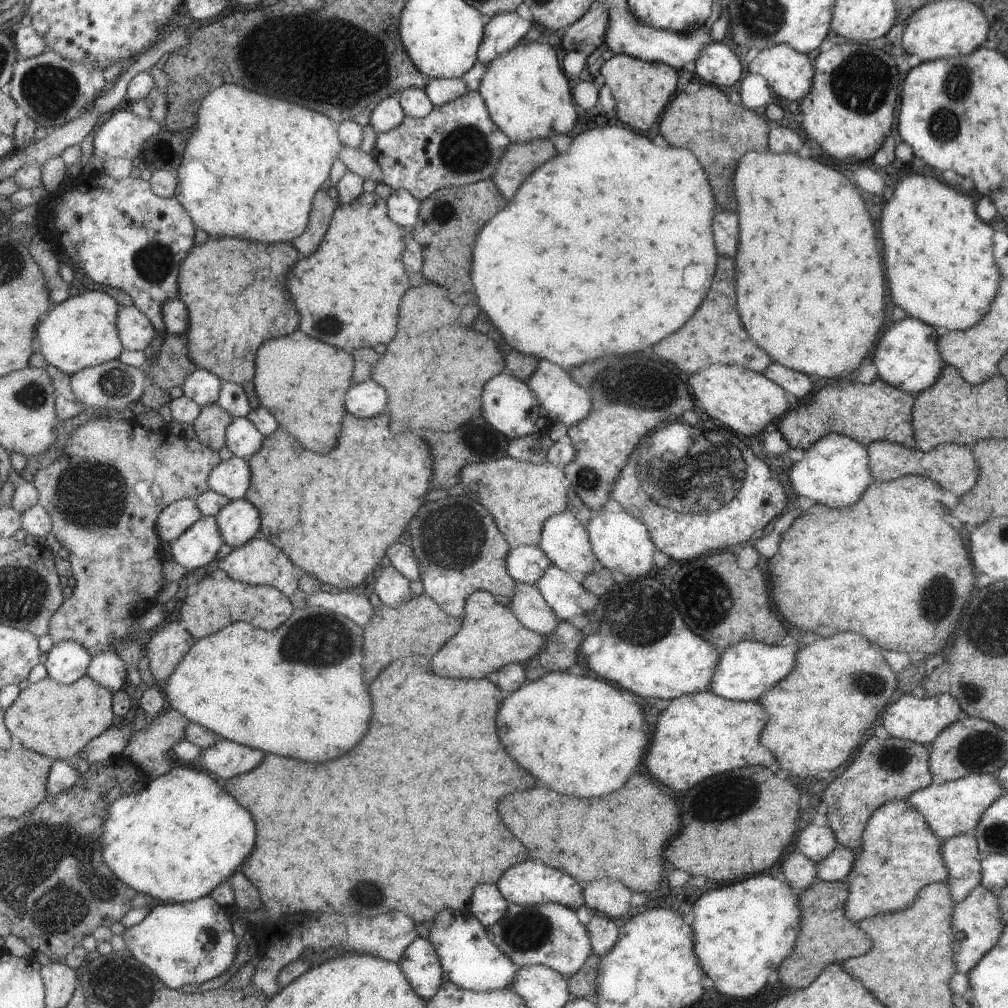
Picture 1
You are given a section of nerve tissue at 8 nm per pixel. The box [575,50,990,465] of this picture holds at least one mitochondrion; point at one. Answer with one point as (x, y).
(944, 125)

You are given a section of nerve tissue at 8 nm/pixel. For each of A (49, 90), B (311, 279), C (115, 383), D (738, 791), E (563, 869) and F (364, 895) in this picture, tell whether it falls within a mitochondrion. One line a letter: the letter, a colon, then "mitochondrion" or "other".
A: mitochondrion
B: other
C: mitochondrion
D: mitochondrion
E: other
F: mitochondrion

